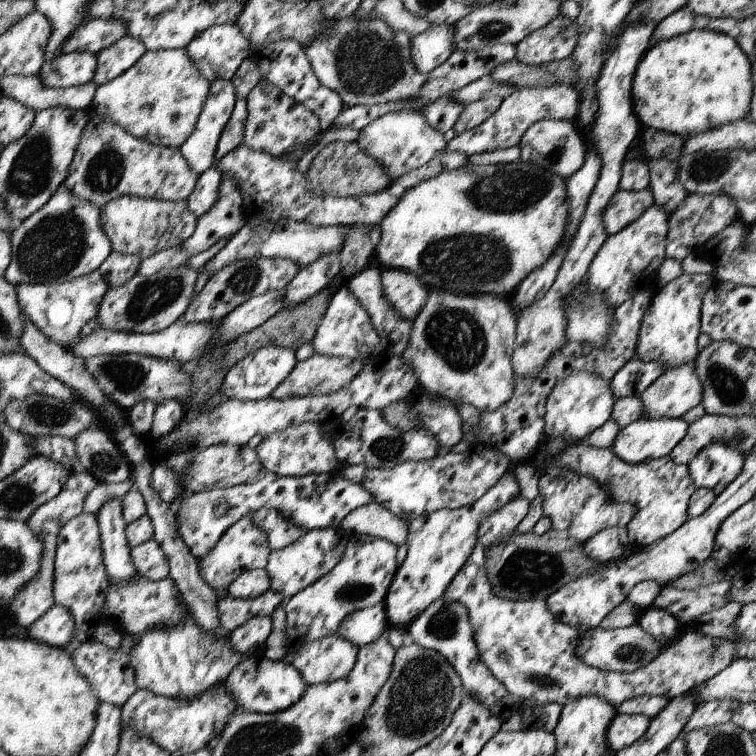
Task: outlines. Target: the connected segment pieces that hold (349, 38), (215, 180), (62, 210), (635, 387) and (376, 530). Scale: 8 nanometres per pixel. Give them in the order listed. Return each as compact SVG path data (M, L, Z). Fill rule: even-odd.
M344 17L332 22L329 31L321 31L305 48L312 68L322 83L322 86L337 92L346 108L358 105L372 106L414 99L421 91L427 76L420 74L411 57L411 39L407 32L388 28L381 18L368 18L358 21L356 17Z
M212 165L210 169L199 175L194 192L187 198L187 205L197 218L212 208L218 201L219 188L222 186L223 174Z
M64 184L51 200L12 230L11 264L4 278L14 286L21 284L65 283L83 277L99 266L112 252L111 239L102 228L102 210L81 199Z
M634 357L611 378L611 393L616 399L640 396L664 371L665 365L652 361L645 363Z
M372 501L347 514L339 529L350 535L381 538L399 547L407 542L409 523Z

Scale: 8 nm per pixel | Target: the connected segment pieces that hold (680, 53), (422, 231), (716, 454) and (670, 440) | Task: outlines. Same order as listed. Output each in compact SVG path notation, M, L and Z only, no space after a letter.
M694 29L655 44L640 59L631 86L633 109L640 127L650 127L687 139L746 119L753 95L751 65L746 53L731 36L713 29Z
M522 159L511 163L498 163L493 165L468 165L456 170L441 172L438 176L422 181L419 185L405 190L399 198L397 205L383 217L379 231L381 241L376 248L376 258L386 269L404 269L414 273L427 287L436 291L450 291L451 293L476 295L476 296L496 296L508 299L519 284L533 271L540 268L553 254L554 251L563 244L563 238L569 221L569 200L567 197L566 180L560 175L549 170L542 169L541 166L534 165L533 162L522 162Z
M721 442L705 446L688 464L695 487L706 487L719 495L743 469L745 458Z
M642 417L620 429L611 452L633 465L670 455L672 449L687 435L689 426L689 422L682 417Z

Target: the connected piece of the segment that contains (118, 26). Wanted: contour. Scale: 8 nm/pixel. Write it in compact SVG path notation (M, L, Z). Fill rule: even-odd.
M92 19L84 20L79 28L67 38L63 53L84 52L98 54L99 50L111 47L128 34L124 20Z

